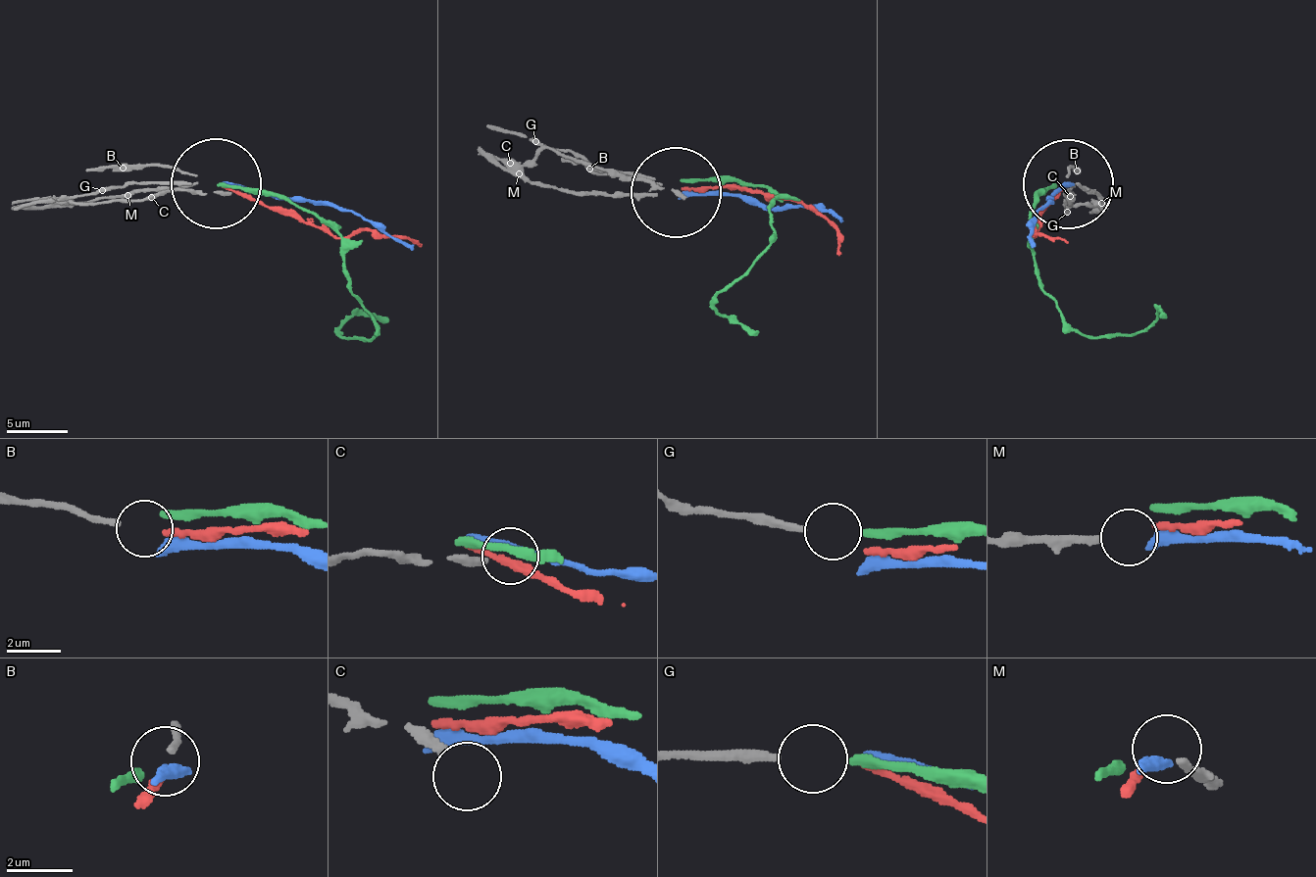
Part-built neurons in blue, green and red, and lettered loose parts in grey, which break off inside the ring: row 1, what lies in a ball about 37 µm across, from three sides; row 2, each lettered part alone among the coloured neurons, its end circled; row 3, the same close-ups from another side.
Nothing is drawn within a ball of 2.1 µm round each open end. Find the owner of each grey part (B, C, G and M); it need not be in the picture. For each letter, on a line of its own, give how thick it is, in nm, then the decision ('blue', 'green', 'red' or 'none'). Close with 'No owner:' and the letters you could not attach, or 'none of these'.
B: calibre 190 nm; none
C: calibre 320 nm; none
G: calibre 280 nm; green
M: calibre 200 nm; blue
No owner: B, C

